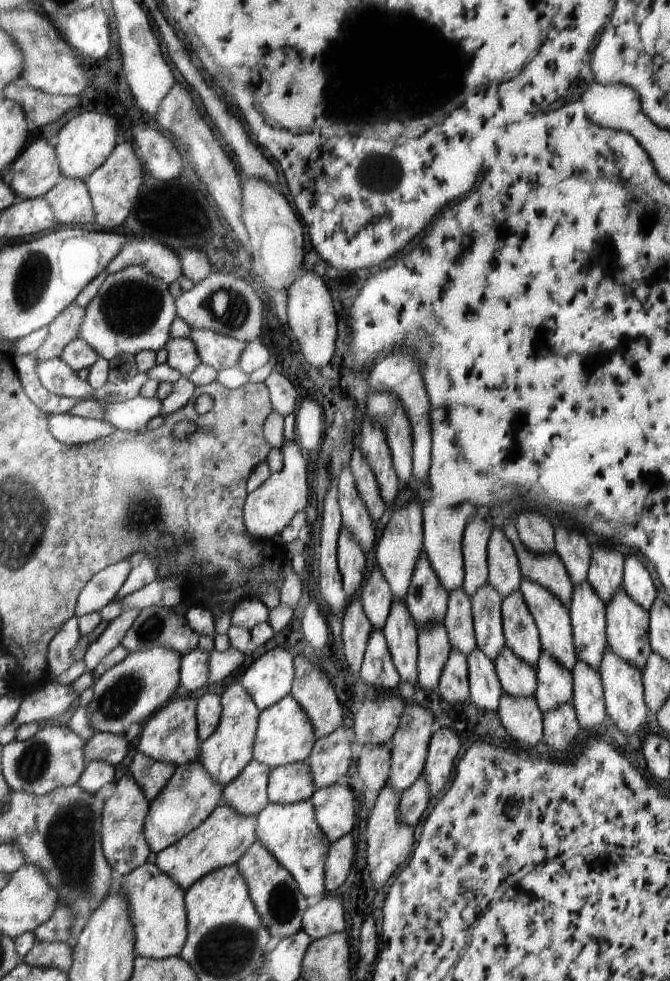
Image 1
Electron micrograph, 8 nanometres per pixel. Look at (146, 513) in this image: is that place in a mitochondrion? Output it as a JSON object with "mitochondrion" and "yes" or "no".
{"mitochondrion":"yes"}

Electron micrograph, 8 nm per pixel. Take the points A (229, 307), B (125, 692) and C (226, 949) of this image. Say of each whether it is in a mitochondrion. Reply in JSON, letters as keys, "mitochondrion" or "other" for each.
{"A":"mitochondrion","B":"mitochondrion","C":"mitochondrion"}

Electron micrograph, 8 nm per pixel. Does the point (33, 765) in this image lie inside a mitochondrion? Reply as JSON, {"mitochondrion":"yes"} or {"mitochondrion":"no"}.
{"mitochondrion":"yes"}

